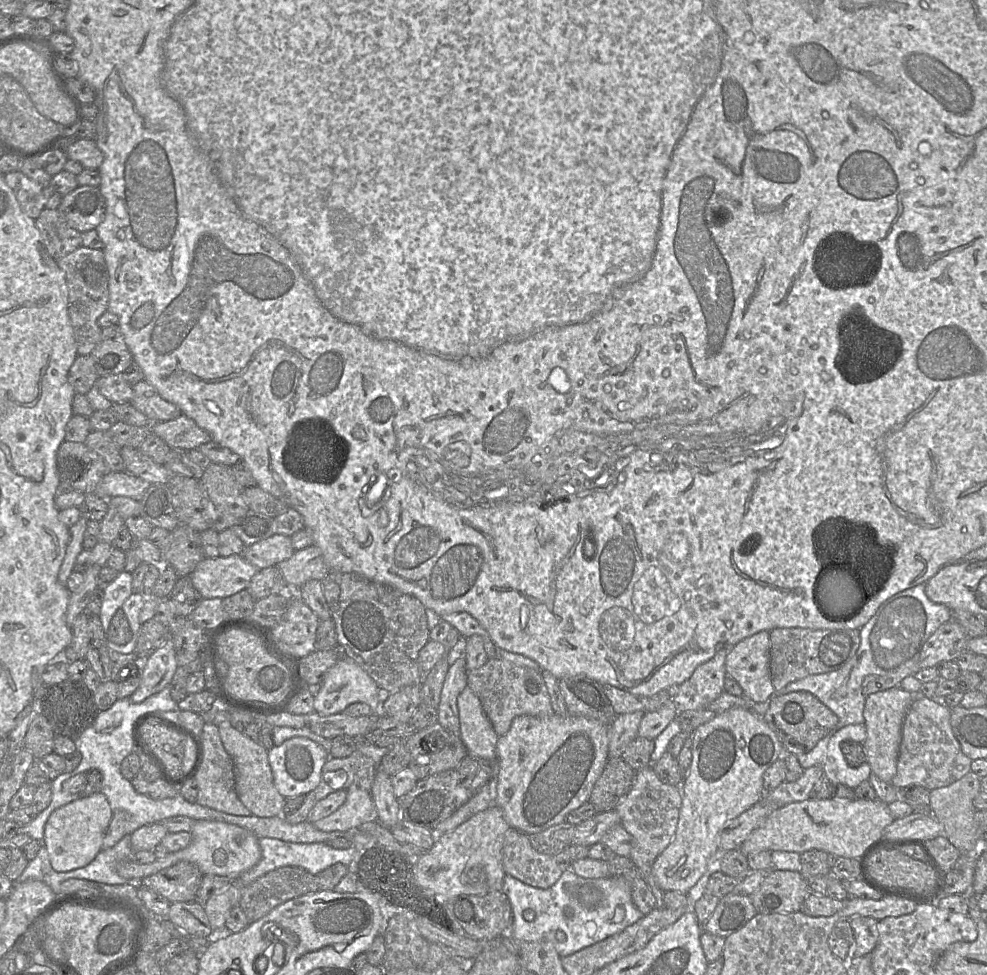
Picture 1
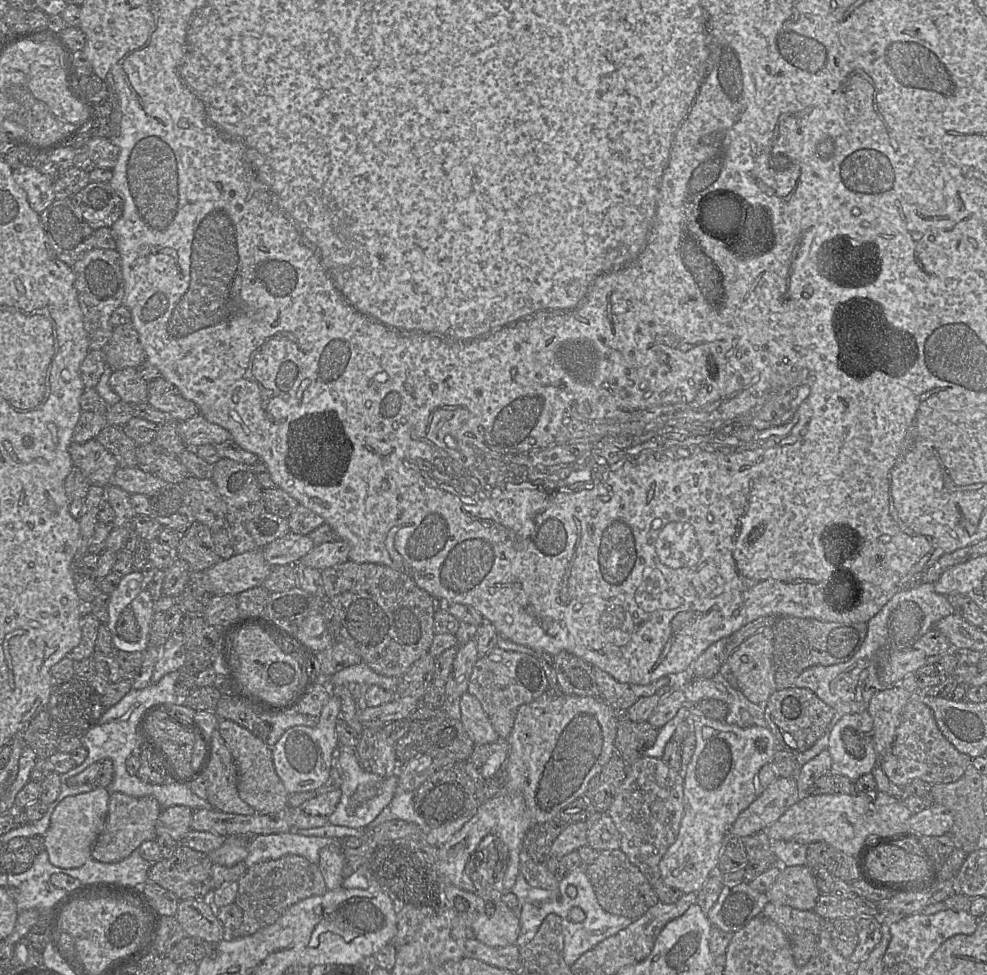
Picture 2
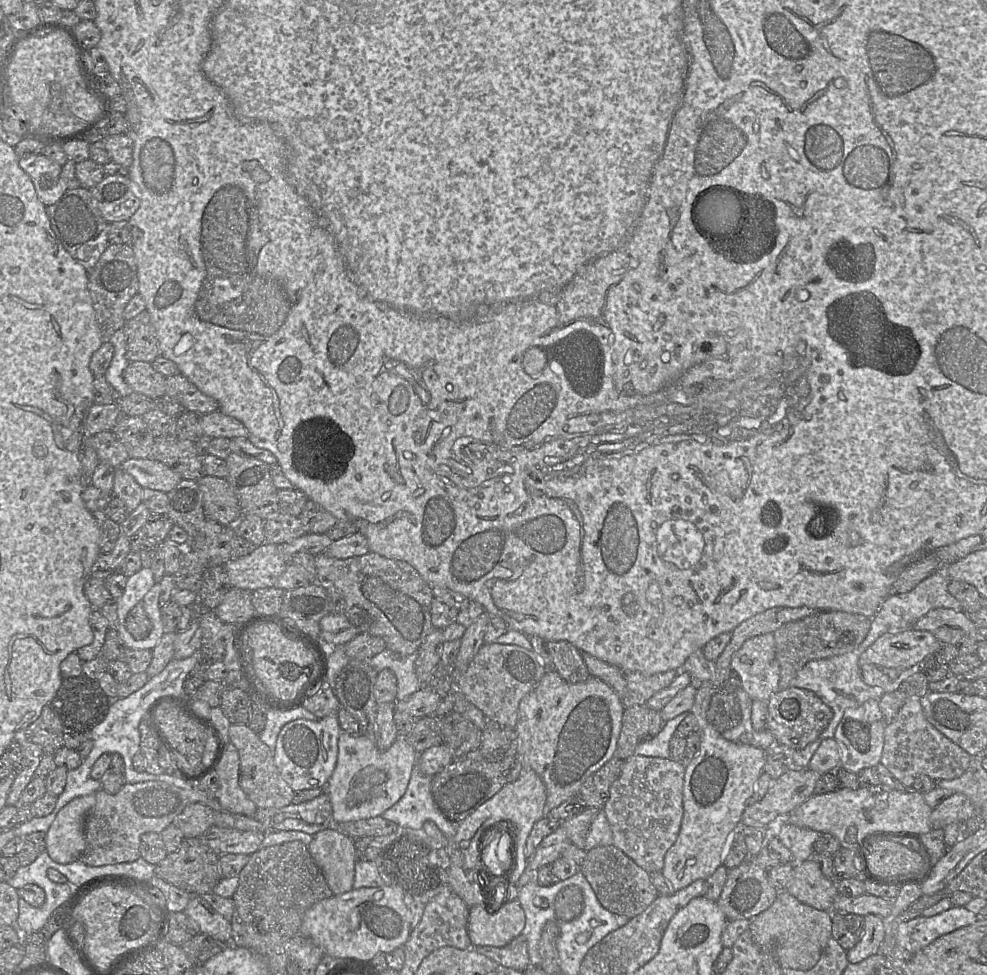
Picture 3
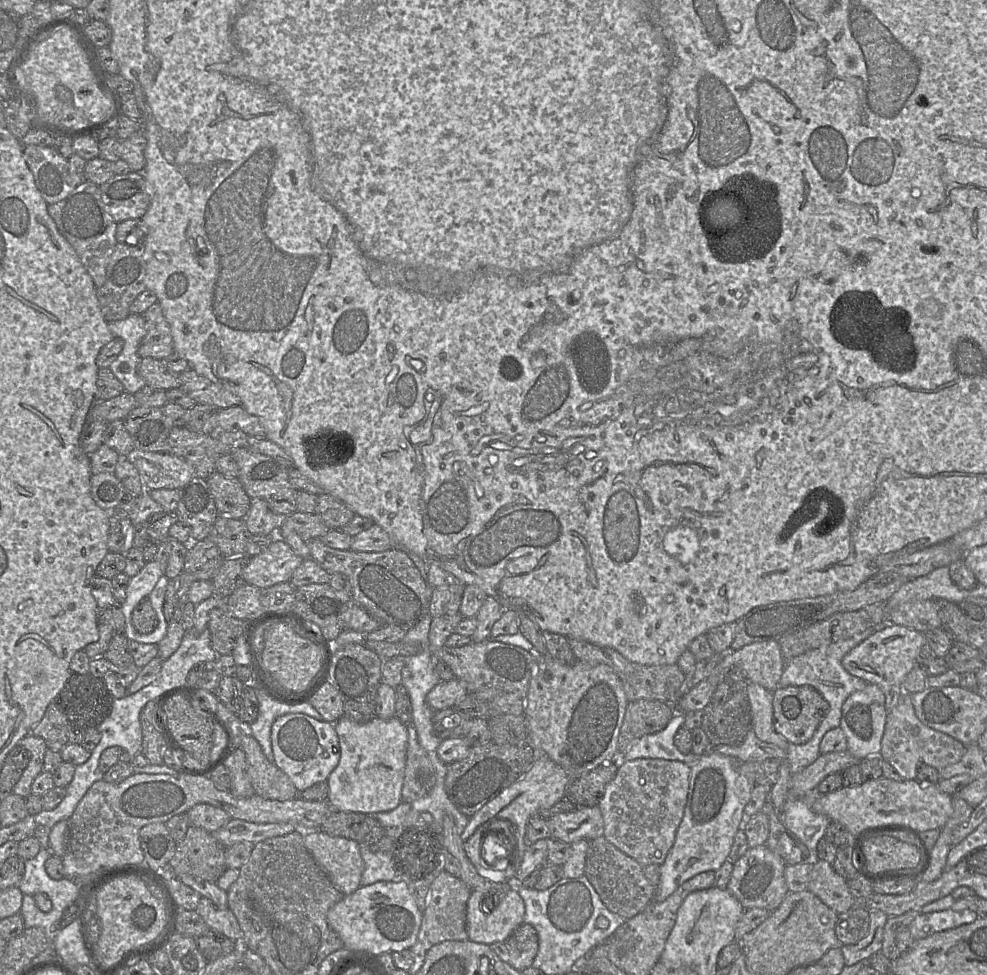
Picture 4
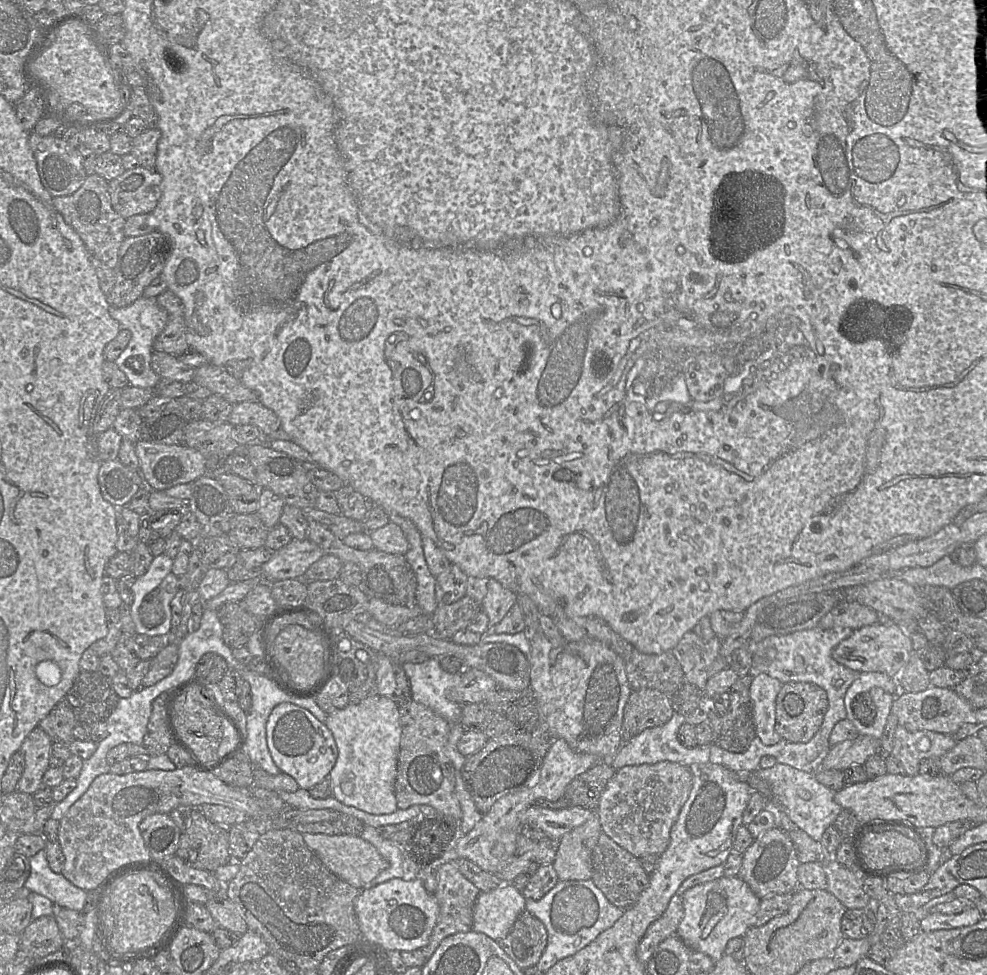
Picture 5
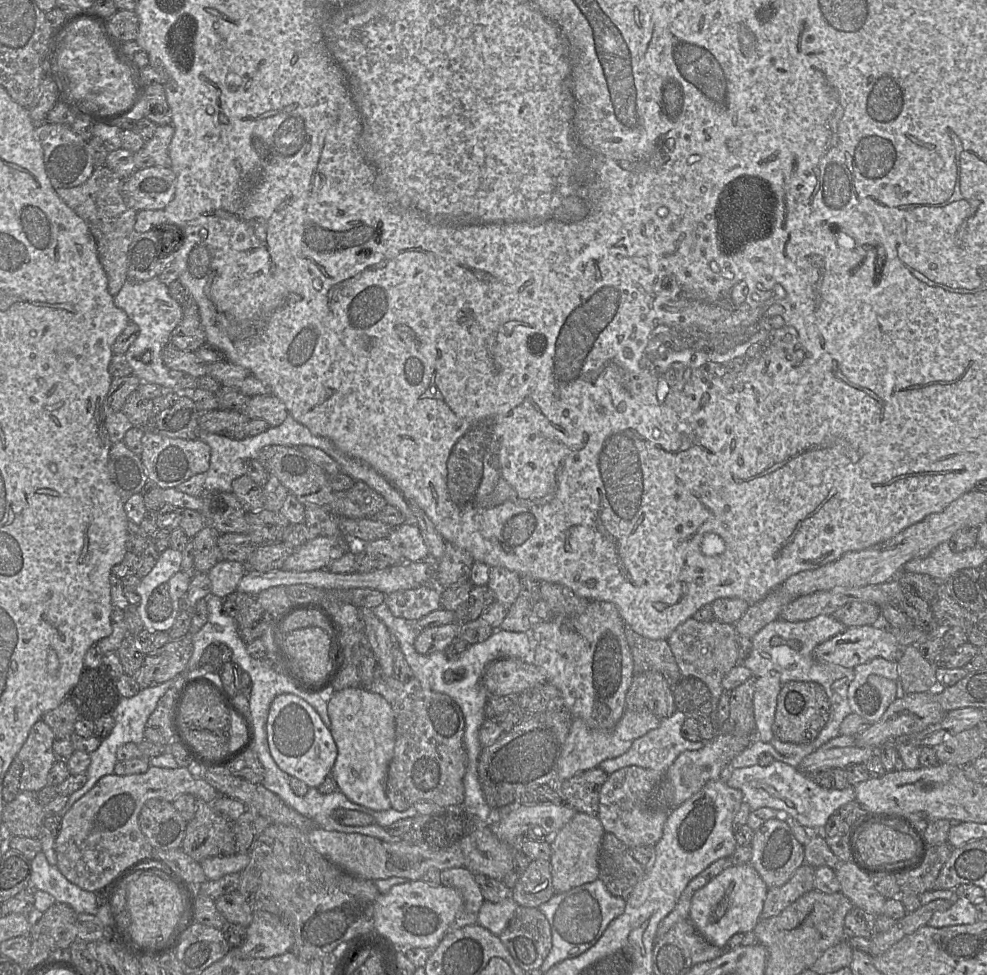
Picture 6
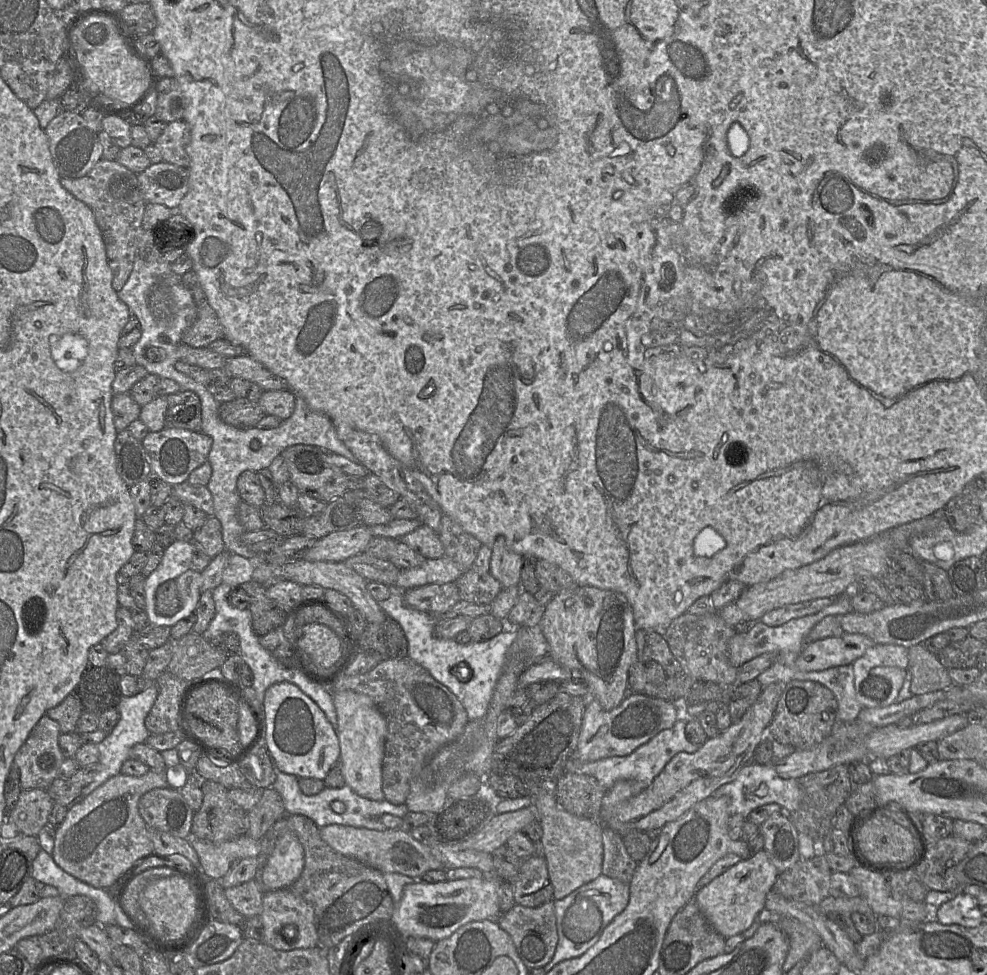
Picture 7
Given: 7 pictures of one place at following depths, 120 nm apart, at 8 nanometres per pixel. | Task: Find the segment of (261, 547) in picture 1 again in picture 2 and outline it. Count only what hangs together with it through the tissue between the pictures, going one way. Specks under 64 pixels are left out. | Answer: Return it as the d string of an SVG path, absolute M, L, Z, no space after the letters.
M289 532L261 548L261 551L271 566L294 565L314 546L308 535Z

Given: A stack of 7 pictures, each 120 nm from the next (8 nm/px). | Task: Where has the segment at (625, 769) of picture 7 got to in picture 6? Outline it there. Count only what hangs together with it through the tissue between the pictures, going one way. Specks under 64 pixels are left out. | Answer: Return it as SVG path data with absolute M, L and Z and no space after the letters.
M676 710L672 716L661 719L657 728L634 740L631 747L624 754L602 761L598 767L607 775L626 766L639 766L665 773L682 752L699 750L705 744L702 740L692 742L682 737L681 727L686 718L685 713Z

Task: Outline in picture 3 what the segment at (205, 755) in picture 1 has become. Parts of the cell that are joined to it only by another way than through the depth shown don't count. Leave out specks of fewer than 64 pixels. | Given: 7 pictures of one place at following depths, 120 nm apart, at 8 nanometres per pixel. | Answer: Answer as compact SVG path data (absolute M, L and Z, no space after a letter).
M223 740L219 743L219 755L213 771L217 772L219 778L216 800L221 810L237 815L253 816L258 808L240 787L240 759L233 744L225 744Z

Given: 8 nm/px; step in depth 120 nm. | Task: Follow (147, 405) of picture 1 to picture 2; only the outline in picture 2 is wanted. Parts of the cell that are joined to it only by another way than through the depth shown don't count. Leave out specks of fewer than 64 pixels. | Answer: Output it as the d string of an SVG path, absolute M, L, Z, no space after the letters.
M163 377L148 382L147 402L168 414L171 420L184 421L199 414L196 404L184 397L176 386Z

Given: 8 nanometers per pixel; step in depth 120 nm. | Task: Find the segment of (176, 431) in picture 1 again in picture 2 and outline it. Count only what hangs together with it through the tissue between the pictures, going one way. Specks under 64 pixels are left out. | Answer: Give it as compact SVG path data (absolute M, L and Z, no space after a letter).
M202 415L179 421L178 433L187 449L194 449L201 445L216 445L228 439L232 434L222 426L209 422Z

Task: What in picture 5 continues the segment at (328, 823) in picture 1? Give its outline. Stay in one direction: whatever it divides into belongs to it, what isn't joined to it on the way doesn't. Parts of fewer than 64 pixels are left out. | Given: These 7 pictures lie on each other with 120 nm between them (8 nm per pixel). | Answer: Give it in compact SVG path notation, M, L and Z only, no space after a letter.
M377 694L358 704L349 703L345 708L329 713L325 725L332 732L338 747L338 757L330 772L333 797L347 806L374 815L387 815L395 812L398 809L395 782L402 734L399 707L396 700Z

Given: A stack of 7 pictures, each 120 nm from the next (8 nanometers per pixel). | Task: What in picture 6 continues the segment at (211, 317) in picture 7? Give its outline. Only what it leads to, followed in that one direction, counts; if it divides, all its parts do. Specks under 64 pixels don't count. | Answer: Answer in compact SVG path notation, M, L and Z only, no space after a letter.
M179 281L169 286L170 296L179 303L183 317L170 335L169 344L183 351L195 352L206 343L206 334L196 301L189 290Z

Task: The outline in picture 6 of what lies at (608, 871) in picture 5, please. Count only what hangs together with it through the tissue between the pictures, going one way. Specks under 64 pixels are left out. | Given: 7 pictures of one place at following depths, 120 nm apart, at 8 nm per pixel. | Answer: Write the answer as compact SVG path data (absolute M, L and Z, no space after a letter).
M608 832L602 837L598 865L599 879L607 890L624 899L627 899L645 871L632 856L631 849Z

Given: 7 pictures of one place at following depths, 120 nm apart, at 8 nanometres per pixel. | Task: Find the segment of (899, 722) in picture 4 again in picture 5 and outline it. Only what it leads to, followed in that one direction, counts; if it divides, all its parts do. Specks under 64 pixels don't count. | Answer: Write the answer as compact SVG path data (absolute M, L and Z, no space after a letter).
M898 725L894 734L894 744L891 756L901 762L905 774L919 774L922 759L940 758L956 745L951 735L934 731L908 731Z

